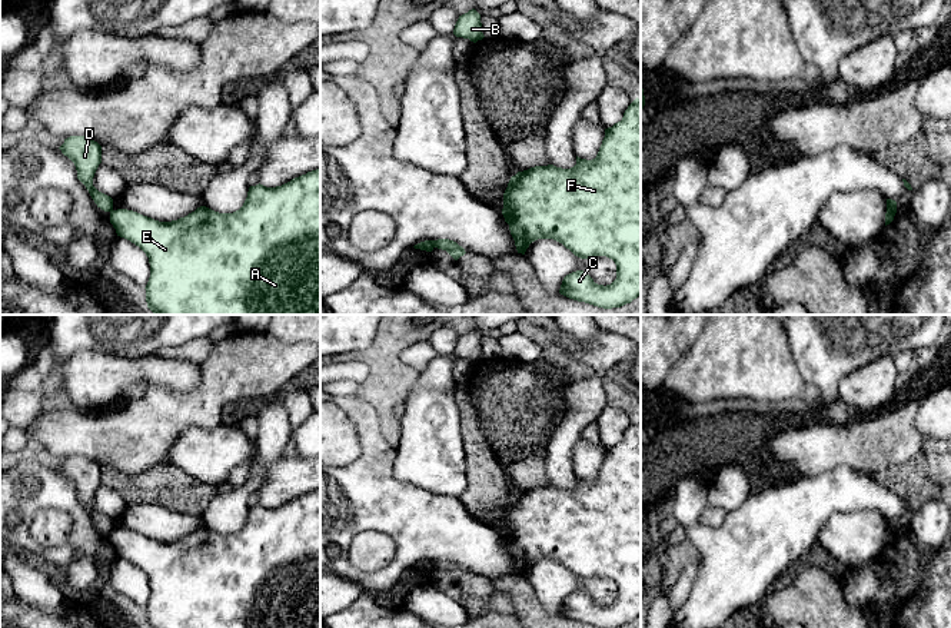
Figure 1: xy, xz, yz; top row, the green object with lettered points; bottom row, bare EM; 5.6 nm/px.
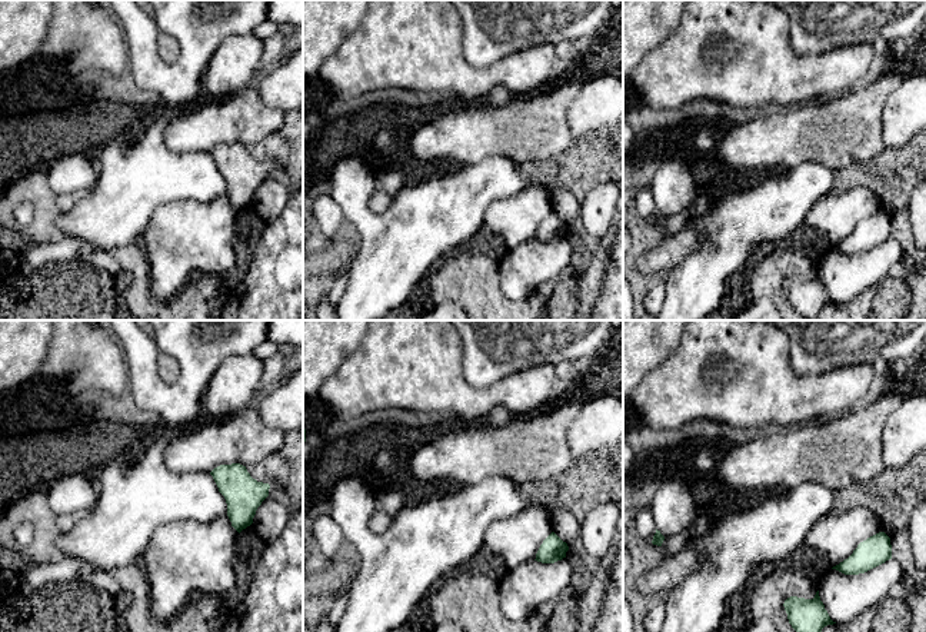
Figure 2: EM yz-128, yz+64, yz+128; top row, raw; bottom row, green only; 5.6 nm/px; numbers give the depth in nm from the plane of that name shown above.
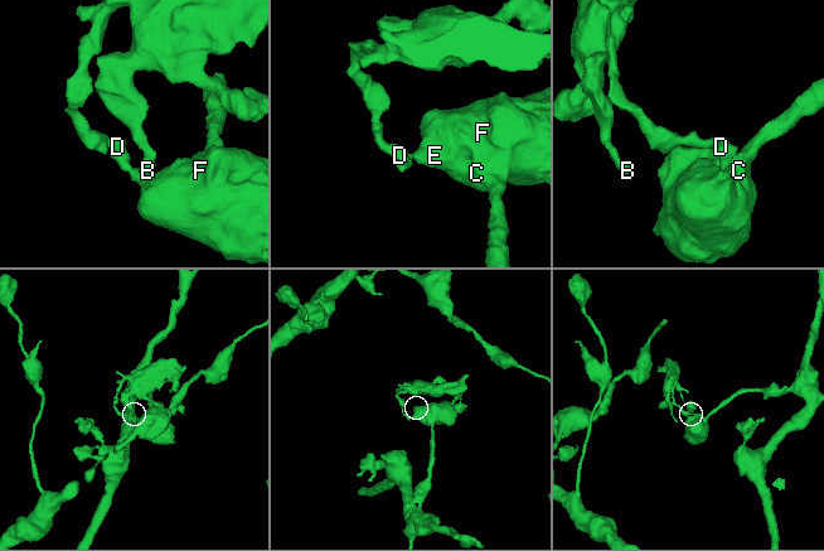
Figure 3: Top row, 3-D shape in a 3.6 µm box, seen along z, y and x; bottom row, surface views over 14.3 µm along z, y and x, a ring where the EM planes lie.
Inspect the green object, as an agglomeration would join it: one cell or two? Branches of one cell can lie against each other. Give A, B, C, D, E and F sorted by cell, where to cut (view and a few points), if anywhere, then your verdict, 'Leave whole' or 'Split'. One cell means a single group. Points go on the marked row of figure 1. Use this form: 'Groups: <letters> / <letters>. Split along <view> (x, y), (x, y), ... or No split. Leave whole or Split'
Groups: A C E F / B D. Split along xz (431, 241), (434, 246). Split

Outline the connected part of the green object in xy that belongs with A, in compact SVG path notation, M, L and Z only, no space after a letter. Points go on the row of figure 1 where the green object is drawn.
M320 169L276 187L260 183L250 186L243 206L233 213L219 213L200 206L177 220L159 222L133 210L117 209L110 212L110 223L117 236L139 246L149 257L150 278L144 289L147 308L154 315L320 315Z

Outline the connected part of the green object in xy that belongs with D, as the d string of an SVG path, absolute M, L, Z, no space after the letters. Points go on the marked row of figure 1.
M70 136L59 149L74 163L77 179L86 186L97 207L112 212L113 199L93 186L94 173L102 163L102 146L86 136Z

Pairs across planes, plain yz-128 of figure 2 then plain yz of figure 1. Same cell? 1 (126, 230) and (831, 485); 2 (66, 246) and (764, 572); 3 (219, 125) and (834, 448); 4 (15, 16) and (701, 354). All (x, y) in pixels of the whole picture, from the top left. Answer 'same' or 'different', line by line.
1: same
2: different
3: same
4: different

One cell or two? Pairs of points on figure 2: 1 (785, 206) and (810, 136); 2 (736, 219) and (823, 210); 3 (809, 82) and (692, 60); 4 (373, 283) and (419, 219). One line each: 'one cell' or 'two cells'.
1: two cells
2: two cells
3: one cell
4: one cell

